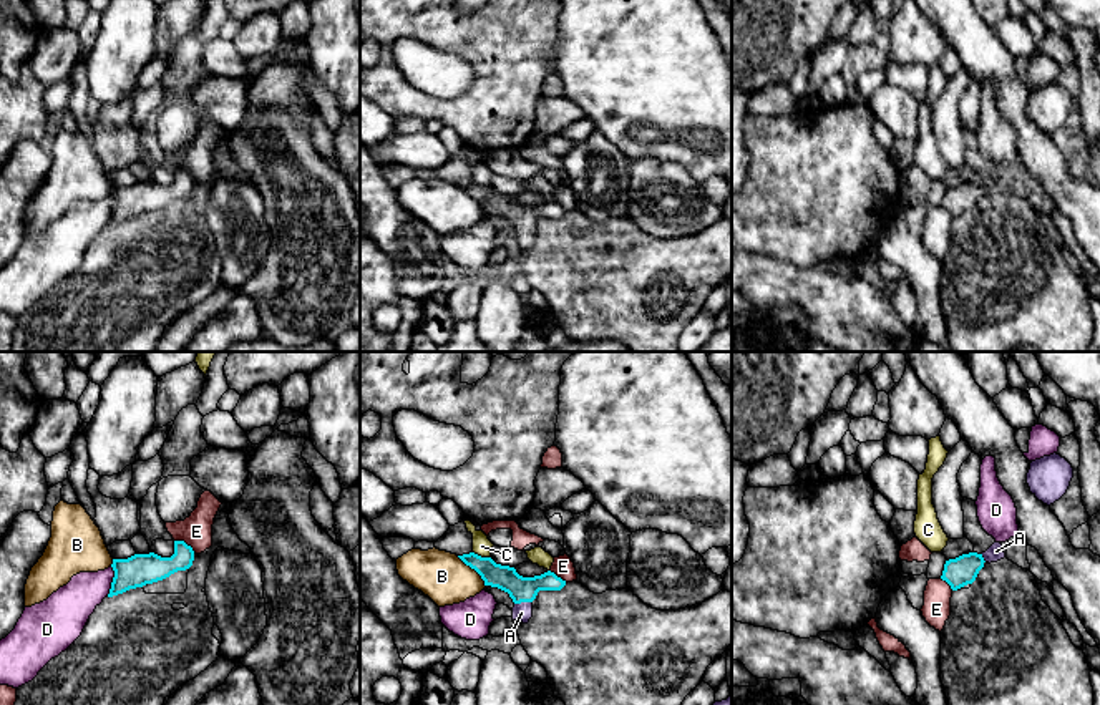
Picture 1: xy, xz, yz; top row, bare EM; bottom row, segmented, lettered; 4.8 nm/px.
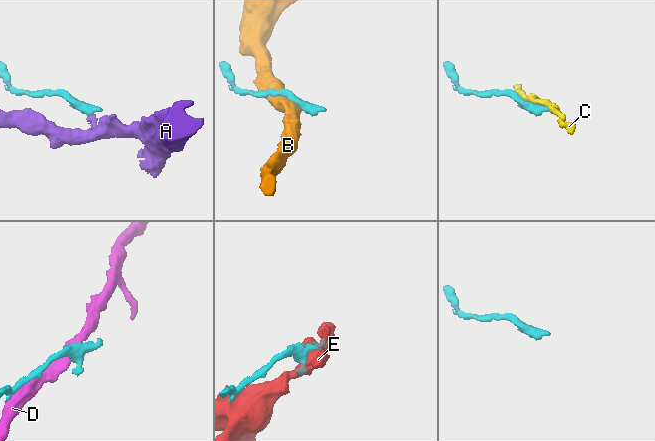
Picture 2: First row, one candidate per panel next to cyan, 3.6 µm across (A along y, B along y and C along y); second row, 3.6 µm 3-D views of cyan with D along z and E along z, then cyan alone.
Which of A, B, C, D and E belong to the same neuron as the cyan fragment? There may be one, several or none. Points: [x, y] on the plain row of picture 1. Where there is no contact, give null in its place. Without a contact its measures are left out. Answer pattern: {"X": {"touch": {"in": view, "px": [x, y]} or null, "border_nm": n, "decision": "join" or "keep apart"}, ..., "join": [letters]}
{"A": {"touch": {"in": "xz", "px": [523, 229]}, "border_nm": 90, "decision": "join"}, "B": {"touch": {"in": "xz", "px": [473, 196]}, "border_nm": 200, "decision": "keep apart"}, "C": {"touch": {"in": "xz", "px": [480, 184]}, "border_nm": 90, "decision": "keep apart"}, "D": {"touch": {"in": "xy", "px": [113, 209]}, "border_nm": 150, "decision": "keep apart"}, "E": {"touch": {"in": "xy", "px": [183, 170]}, "border_nm": 120, "decision": "keep apart"}, "join": ["A"]}

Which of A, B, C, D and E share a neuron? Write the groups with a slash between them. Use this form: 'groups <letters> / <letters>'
groups A / B / C / D / E

